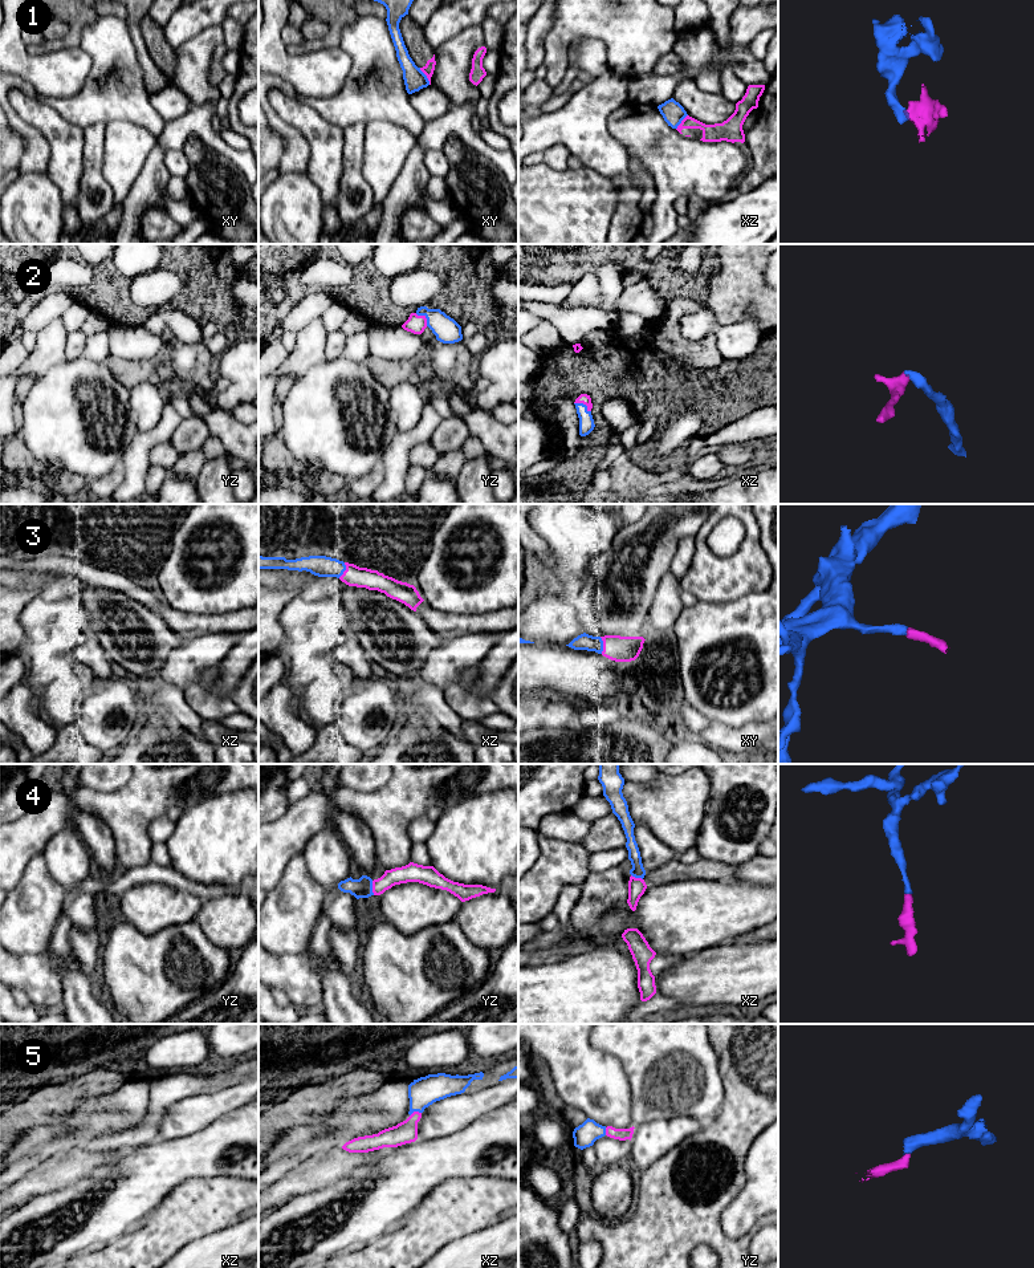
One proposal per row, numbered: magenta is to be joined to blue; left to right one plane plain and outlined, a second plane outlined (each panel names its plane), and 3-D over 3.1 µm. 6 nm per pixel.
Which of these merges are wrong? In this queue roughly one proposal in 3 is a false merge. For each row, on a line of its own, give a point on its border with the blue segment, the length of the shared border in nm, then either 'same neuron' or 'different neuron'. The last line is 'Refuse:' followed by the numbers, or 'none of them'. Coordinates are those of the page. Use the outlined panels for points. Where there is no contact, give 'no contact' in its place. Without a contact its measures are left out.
1: xy (426, 76) | 120 nm | different neuron
2: xz (582, 403) | 120 nm | same neuron
3: xy (602, 645) | 110 nm | same neuron
4: yz (371, 887) | 90 nm | same neuron
5: xz (415, 1110) | 80 nm | same neuron
Refuse: 1

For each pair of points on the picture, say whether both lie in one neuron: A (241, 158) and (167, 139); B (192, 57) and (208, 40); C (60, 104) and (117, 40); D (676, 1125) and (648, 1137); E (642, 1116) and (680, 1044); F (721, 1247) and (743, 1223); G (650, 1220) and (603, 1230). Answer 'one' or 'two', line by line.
A: one
B: one
C: one
D: one
E: one
F: two
G: one

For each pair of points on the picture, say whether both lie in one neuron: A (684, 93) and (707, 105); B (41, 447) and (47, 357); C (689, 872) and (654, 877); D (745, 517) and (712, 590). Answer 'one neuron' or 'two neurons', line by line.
A: one neuron
B: two neurons
C: one neuron
D: one neuron

